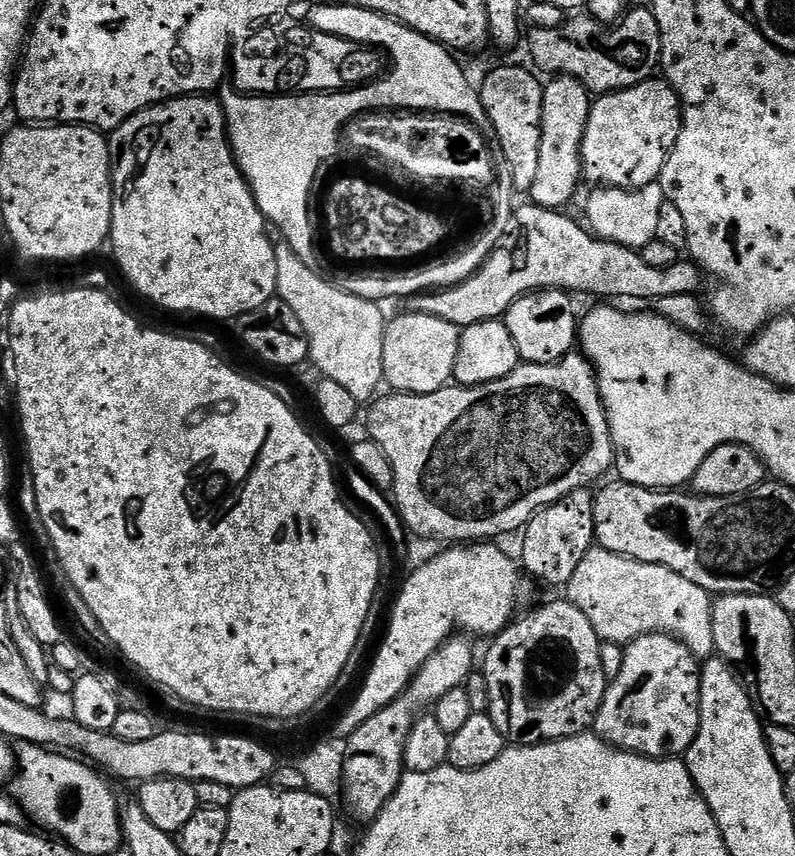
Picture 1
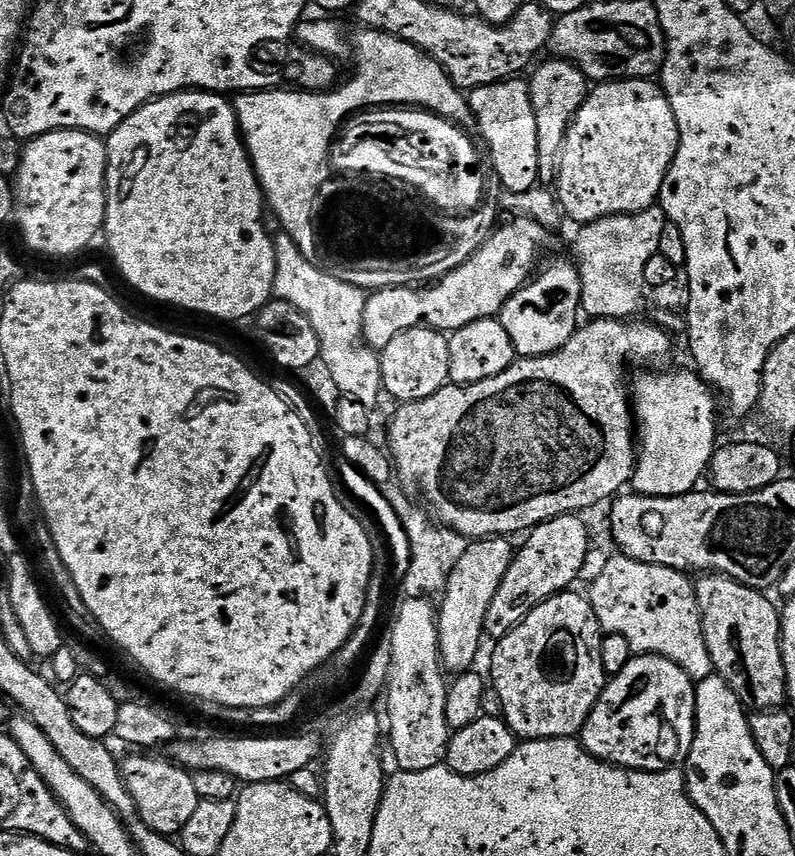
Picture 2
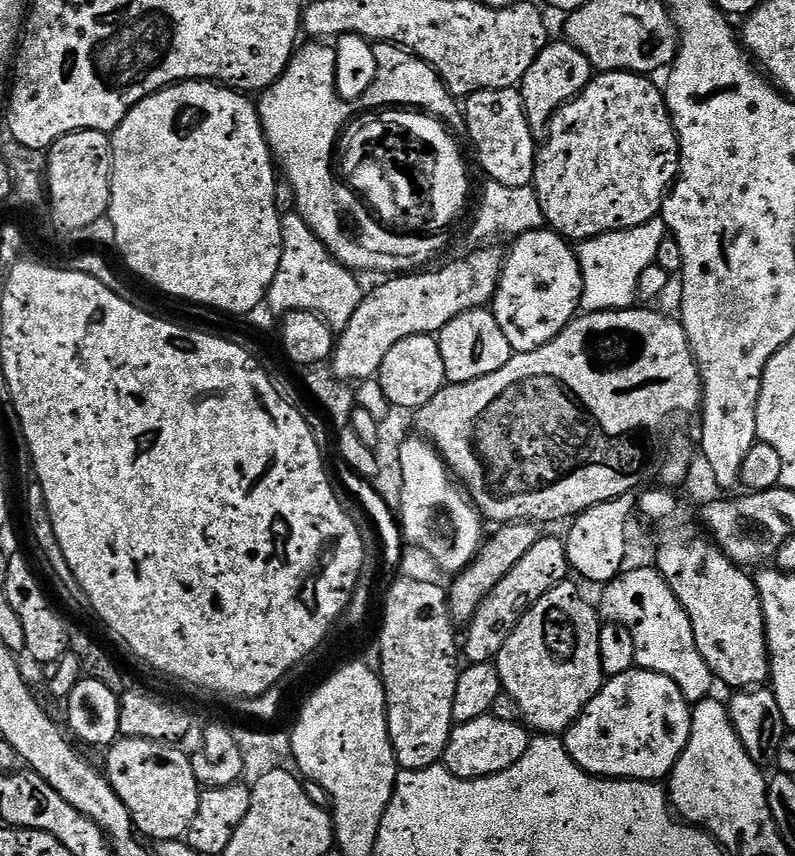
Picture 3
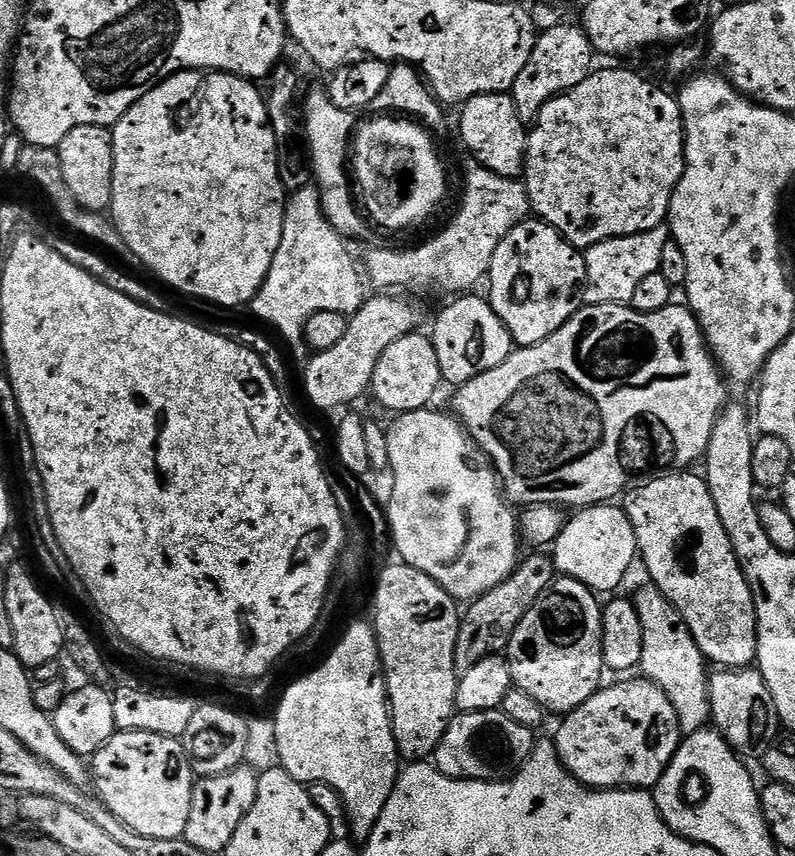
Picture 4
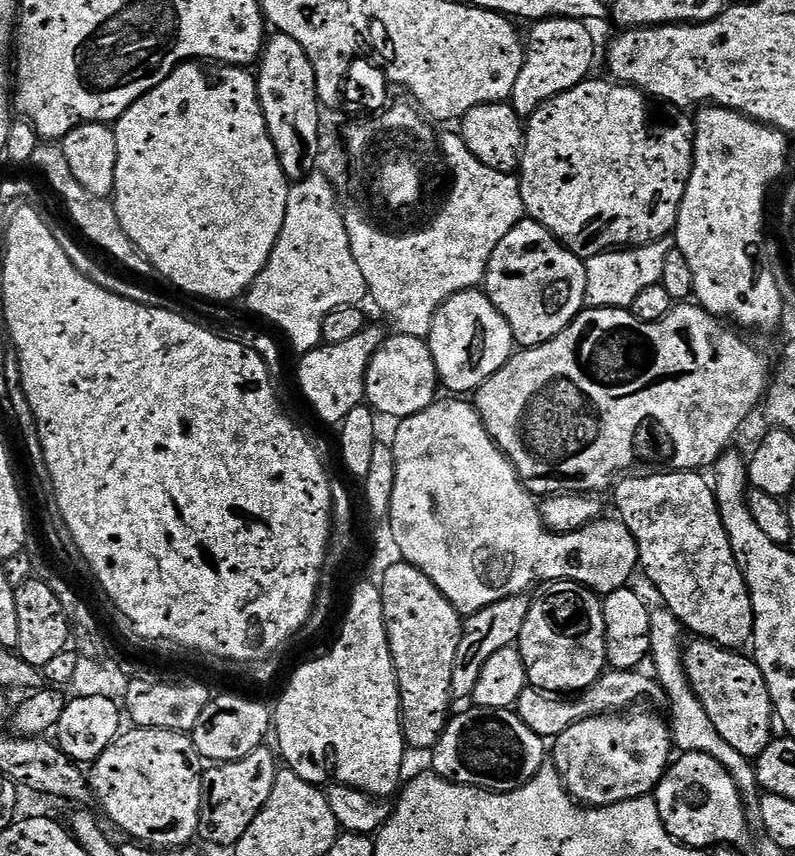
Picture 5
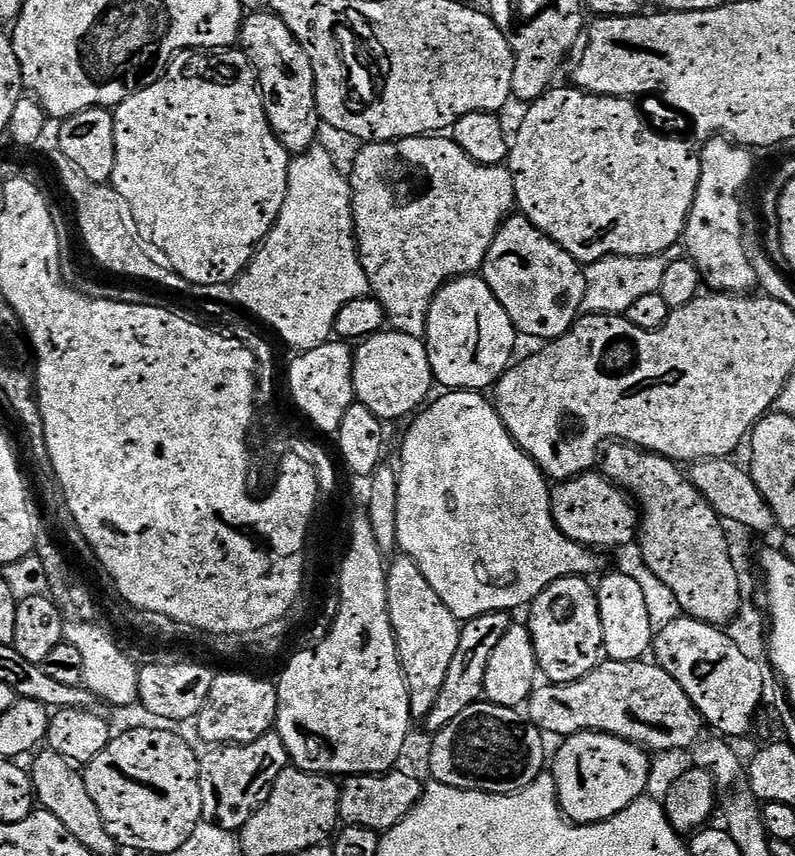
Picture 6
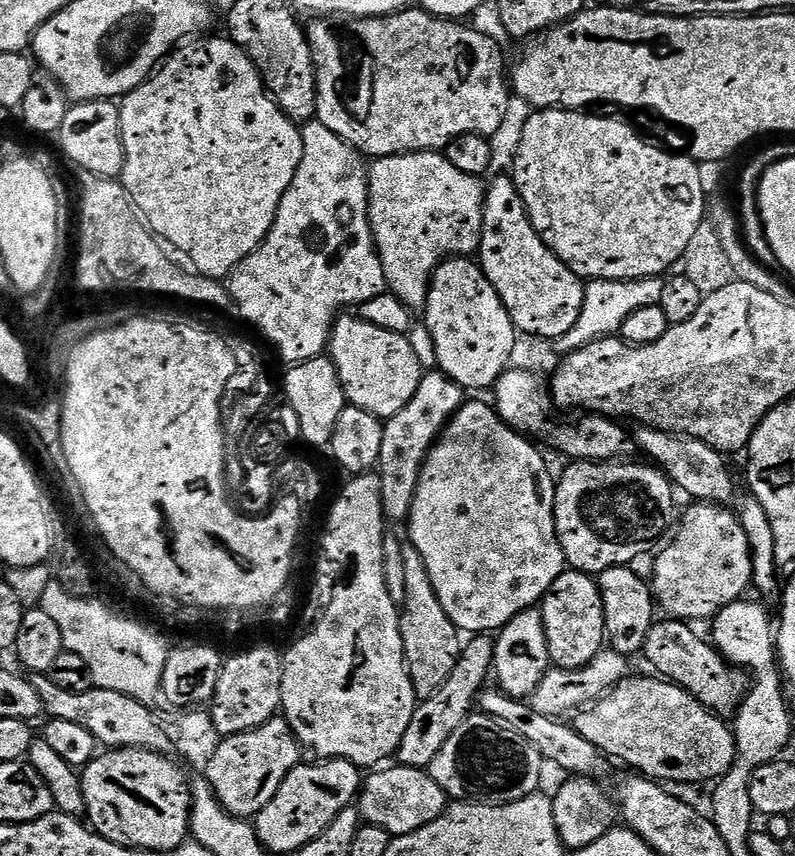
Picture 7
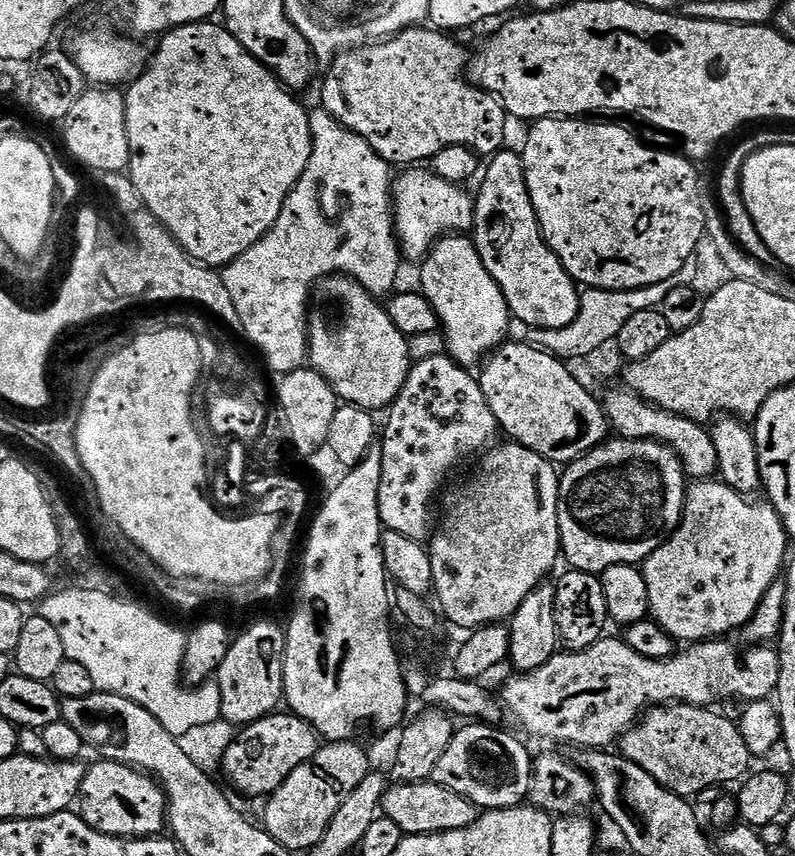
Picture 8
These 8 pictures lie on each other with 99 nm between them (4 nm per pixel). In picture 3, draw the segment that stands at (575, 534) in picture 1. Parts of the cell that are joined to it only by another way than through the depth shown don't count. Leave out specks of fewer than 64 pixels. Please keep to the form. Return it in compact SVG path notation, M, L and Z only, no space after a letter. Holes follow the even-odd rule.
M541 535L526 555L520 559L518 566L482 598L474 618L468 621L466 631L462 636L462 656L468 664L491 664L496 655L506 646L506 638L518 626L518 622L528 612L533 604L537 604L544 595L554 586L565 583L570 576L570 565L568 562L568 546L563 539L556 536Z

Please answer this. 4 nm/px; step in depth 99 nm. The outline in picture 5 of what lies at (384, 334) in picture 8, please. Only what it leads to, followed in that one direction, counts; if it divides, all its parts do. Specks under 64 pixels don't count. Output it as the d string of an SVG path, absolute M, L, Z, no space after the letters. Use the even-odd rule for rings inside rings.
M389 335L373 354L368 372L364 376L367 403L381 417L403 418L426 410L438 399L436 388L438 389L438 377L427 339L419 340L413 336Z

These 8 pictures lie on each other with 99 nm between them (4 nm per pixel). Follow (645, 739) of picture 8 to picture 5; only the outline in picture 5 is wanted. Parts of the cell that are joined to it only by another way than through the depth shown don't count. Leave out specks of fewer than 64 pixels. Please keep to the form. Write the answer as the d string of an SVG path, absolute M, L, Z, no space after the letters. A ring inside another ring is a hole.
M608 670L604 675L598 677L583 692L565 698L563 695L547 692L541 688L527 687L518 694L518 702L515 706L515 713L534 734L545 738L555 738L562 735L574 722L582 722L591 716L602 716L615 714L621 710L628 710L633 707L643 696L652 696L658 692L658 685L651 675L643 676L640 670Z

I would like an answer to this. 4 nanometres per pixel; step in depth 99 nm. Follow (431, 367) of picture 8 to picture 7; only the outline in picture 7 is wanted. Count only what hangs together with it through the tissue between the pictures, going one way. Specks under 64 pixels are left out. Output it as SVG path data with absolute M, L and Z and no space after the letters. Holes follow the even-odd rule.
M439 370L425 371L418 382L418 390L414 390L414 398L398 410L398 414L384 420L382 434L382 454L378 465L378 475L382 486L382 506L384 515L391 521L407 521L408 512L412 509L414 494L418 486L420 471L428 451L440 439L440 433L447 426L461 406L466 402L465 389Z

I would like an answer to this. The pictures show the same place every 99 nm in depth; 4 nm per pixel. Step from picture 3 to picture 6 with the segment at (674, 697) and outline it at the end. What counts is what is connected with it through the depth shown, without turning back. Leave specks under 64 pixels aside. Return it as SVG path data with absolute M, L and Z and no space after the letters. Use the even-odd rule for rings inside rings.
M579 732L563 737L561 744L564 745L557 750L556 757L553 760L551 757L550 771L556 783L556 797L560 809L573 824L597 824L614 818L614 814L626 810L649 791L648 779L652 776L653 757L634 742L605 732Z

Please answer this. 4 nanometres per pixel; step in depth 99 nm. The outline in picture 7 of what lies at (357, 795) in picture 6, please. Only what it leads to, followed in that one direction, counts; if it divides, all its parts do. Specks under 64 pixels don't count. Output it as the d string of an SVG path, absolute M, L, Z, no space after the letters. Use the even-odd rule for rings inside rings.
M397 763L396 768L388 767L377 767L363 777L358 793L358 809L364 824L386 830L389 836L395 838L414 834L414 830L422 830L422 826L430 826L434 818L446 811L450 798L425 769L407 768L402 763Z

